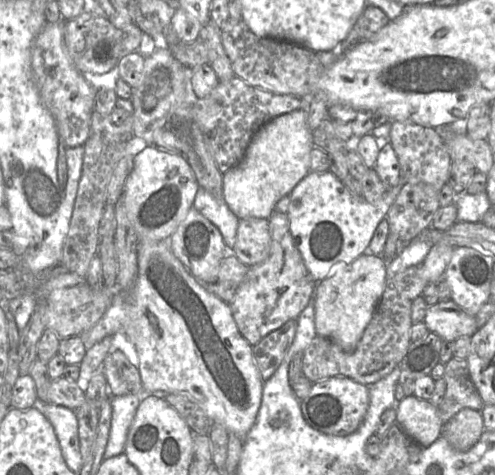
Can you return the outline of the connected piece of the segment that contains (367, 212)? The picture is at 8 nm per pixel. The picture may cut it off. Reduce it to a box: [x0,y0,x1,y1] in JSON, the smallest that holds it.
[286,172,406,282]

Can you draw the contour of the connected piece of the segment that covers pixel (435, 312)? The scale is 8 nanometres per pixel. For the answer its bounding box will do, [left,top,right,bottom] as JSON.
[423,300,478,341]

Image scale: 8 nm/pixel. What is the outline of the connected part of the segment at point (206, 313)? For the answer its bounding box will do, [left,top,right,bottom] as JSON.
[80,240,264,439]

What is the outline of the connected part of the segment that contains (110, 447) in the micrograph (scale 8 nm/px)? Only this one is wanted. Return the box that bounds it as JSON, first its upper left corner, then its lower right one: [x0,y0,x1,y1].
[104,394,142,459]

